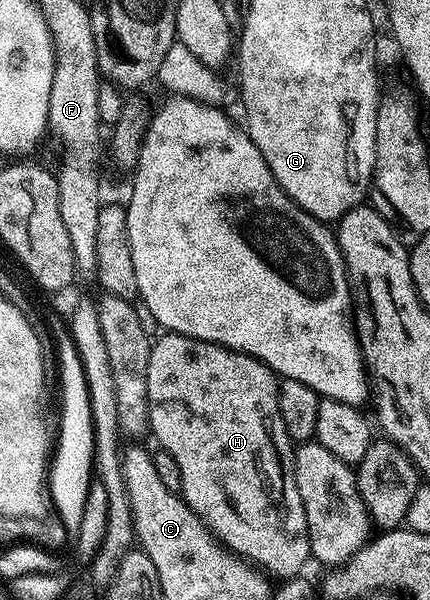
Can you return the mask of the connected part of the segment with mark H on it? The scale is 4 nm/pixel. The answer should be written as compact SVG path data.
M162 333L159 339L155 338L150 345L148 357L148 424L149 434L154 434L157 446L176 460L176 466L180 468L180 485L182 500L196 513L196 517L202 519L203 525L210 530L211 535L226 548L227 551L245 559L255 568L261 569L267 576L278 581L292 579L301 576L306 570L306 562L311 562L310 538L308 537L308 521L304 513L304 505L300 501L300 489L296 489L296 477L294 476L294 452L295 444L290 438L288 429L284 429L284 417L280 417L280 401L278 400L278 385L280 379L265 363L259 359L253 359L239 351L229 351L219 343L209 343L203 339L193 339L187 335L175 335Z

